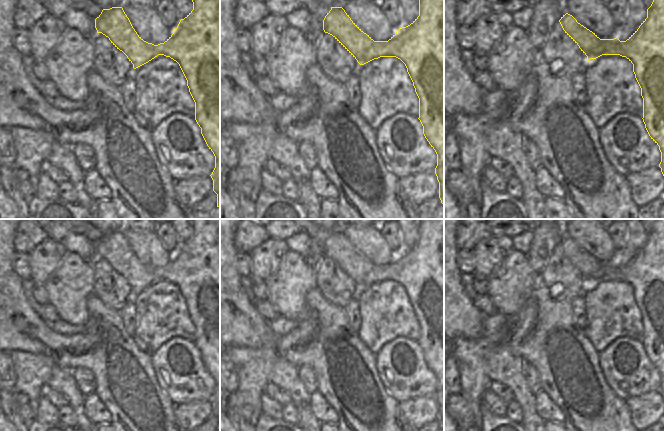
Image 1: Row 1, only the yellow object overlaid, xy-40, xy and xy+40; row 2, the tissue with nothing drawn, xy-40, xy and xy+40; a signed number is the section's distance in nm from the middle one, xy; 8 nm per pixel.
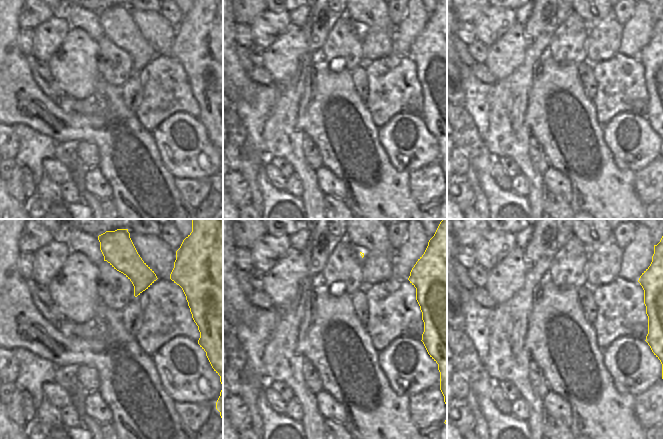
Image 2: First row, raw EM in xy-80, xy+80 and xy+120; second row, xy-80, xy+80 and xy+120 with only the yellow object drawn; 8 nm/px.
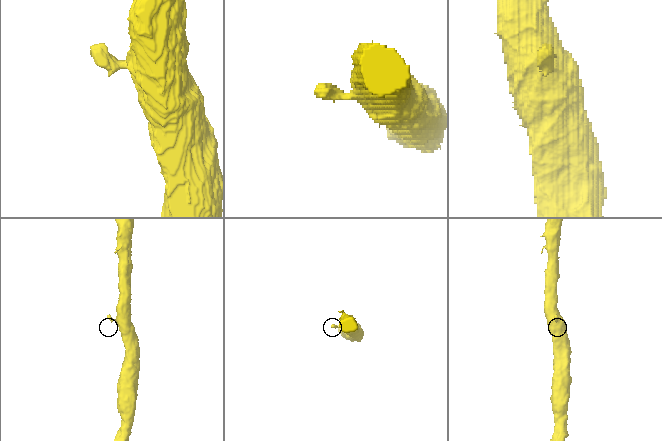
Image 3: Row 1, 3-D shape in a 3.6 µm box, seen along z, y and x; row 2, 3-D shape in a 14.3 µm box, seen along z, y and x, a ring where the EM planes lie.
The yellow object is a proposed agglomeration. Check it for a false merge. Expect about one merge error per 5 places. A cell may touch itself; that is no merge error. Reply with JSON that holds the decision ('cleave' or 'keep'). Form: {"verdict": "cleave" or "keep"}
{"verdict": "keep"}

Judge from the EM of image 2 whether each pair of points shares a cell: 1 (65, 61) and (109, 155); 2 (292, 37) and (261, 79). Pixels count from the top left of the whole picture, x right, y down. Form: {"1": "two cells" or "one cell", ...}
{"1": "two cells", "2": "two cells"}

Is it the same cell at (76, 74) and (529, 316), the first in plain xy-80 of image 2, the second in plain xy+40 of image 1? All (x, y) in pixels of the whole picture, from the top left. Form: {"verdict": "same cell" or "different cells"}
{"verdict": "different cells"}

